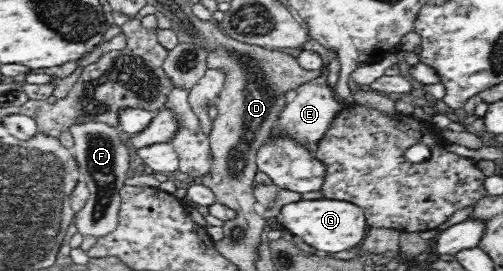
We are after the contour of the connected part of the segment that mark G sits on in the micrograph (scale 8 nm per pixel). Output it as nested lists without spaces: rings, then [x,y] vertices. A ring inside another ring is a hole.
[[[300,199],[286,204],[280,212],[280,224],[289,236],[300,236],[306,244],[322,253],[342,252],[359,245],[368,229],[362,207],[345,200]]]

